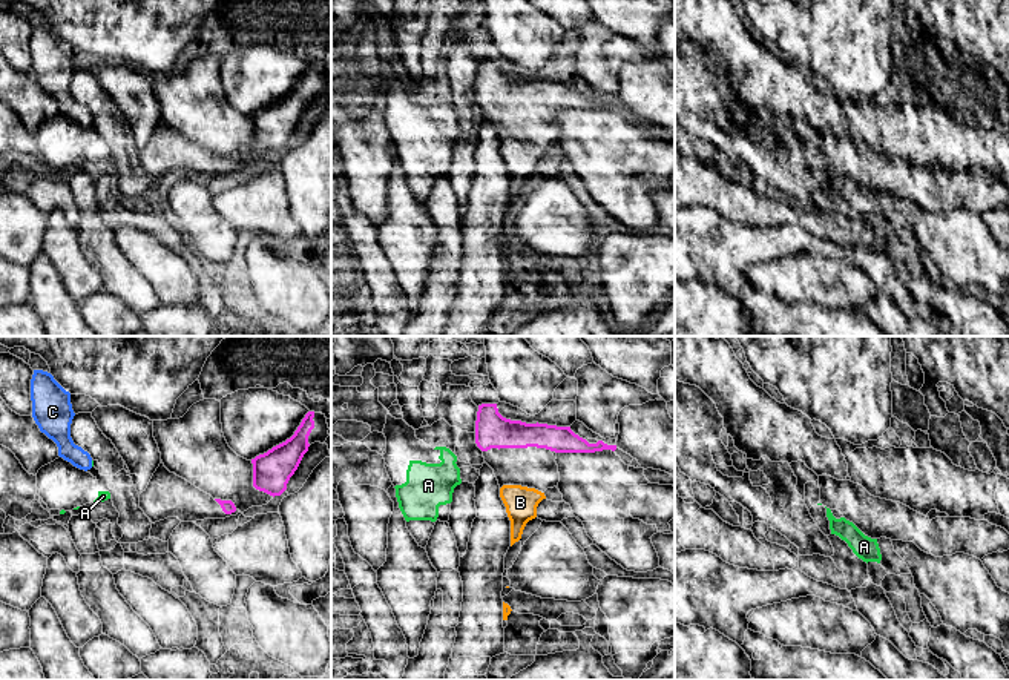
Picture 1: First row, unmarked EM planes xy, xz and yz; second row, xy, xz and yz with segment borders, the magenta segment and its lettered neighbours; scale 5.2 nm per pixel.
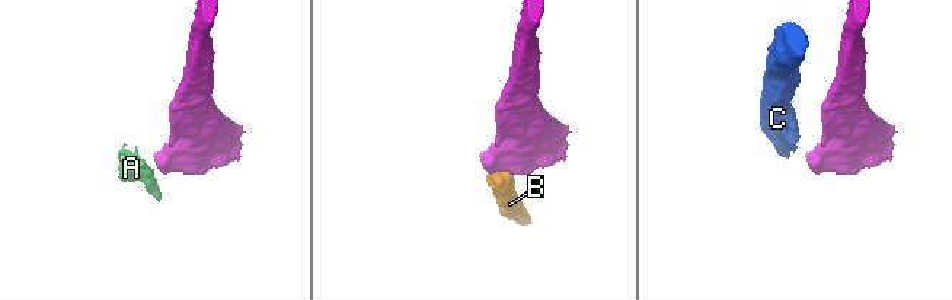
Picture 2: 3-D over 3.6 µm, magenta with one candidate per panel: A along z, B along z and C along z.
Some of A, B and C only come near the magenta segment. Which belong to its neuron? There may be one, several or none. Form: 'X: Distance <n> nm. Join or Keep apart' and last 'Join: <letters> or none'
A: Distance 130 nm. Keep apart
B: Distance 190 nm. Join
C: Distance 650 nm. Keep apart
Join: B

